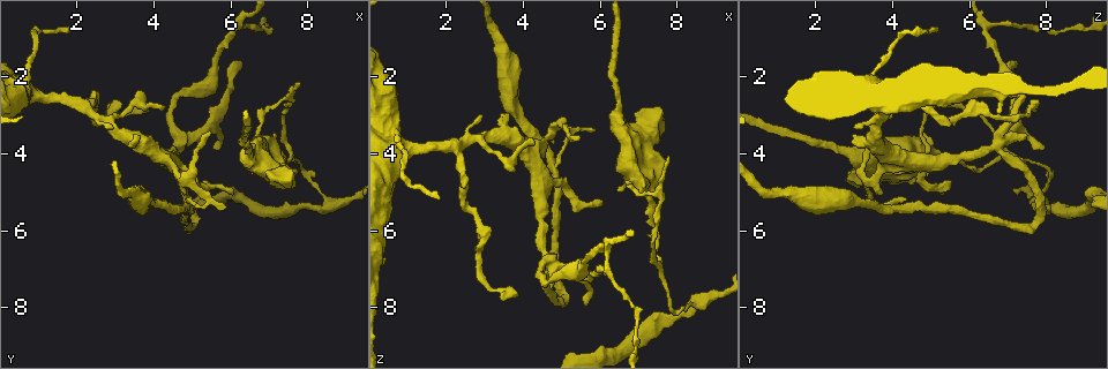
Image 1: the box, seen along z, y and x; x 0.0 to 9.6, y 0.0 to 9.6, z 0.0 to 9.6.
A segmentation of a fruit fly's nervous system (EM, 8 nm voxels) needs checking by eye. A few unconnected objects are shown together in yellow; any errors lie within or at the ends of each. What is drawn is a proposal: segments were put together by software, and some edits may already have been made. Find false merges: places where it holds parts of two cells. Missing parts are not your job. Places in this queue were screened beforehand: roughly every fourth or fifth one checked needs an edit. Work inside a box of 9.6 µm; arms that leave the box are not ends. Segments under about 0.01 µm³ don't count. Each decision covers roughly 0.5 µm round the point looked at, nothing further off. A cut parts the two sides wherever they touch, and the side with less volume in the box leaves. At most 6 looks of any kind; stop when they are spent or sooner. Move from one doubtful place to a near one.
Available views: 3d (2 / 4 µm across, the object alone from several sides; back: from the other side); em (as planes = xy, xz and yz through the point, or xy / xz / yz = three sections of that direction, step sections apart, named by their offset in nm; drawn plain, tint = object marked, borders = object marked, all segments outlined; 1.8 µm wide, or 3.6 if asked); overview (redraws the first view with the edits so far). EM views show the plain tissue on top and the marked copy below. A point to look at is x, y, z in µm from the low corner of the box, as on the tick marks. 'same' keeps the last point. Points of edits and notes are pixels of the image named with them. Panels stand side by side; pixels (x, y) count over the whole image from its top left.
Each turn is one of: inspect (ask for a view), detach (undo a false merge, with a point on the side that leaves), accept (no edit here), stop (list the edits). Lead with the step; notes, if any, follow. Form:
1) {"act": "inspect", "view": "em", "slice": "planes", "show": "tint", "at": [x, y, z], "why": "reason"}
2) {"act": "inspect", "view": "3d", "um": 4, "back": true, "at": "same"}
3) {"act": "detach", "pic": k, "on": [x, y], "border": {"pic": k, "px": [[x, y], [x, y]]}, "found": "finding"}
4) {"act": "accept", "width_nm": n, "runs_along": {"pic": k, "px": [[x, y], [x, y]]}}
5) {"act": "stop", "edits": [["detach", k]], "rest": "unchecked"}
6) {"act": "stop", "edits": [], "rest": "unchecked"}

{"act": "inspect", "view": "3d", "um": 4, "at": [4.65, 3.65, 6.85], "why": "four or more arms meet"}

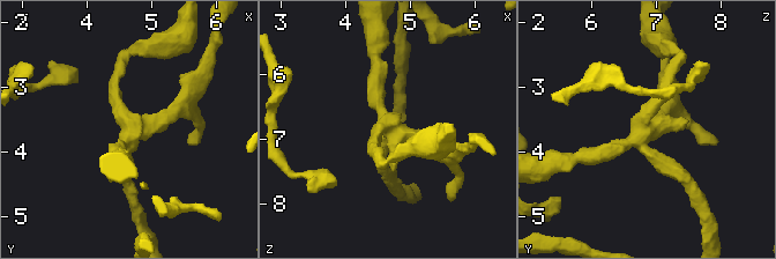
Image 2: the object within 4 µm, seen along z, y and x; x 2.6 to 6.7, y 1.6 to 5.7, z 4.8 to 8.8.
{"act": "inspect", "view": "em", "slice": "yz", "step": 4, "show": "tint", "at": [4.65, 3.65, 6.80]}

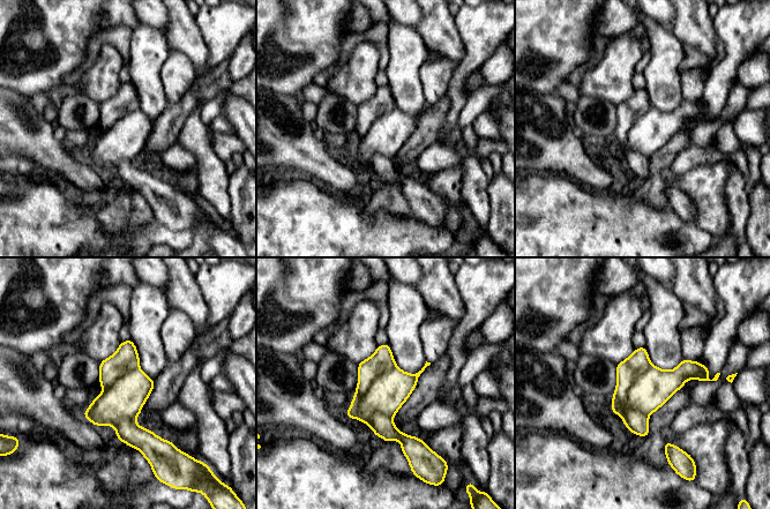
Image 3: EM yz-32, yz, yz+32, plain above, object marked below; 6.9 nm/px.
{"act": "inspect", "view": "em", "slice": "planes", "show": "tint", "at": "same", "why": "cut it another way"}

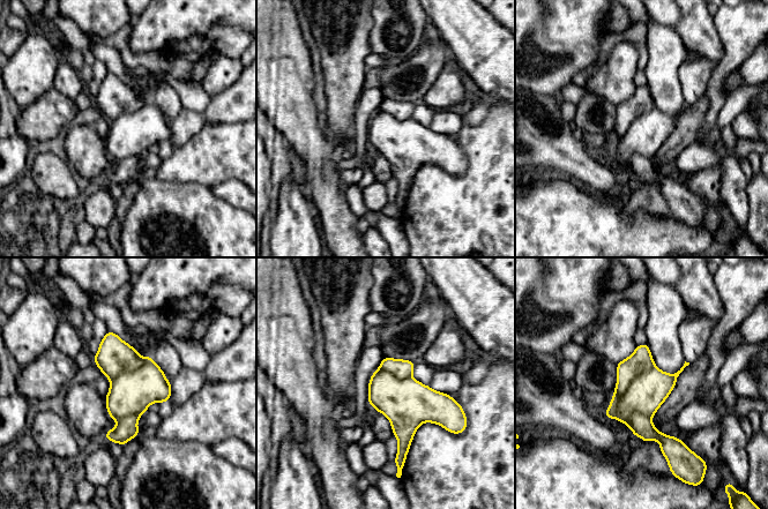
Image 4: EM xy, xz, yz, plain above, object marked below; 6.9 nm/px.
{"act": "detach", "pic": 4, "on": [641, 360], "width_nm": 340, "border": {"pic": 4, "px": [[654, 365], [612, 398]]}, "found": "a second cell is stuck on"}

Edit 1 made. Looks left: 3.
{"act": "inspect", "view": "em", "slice": "xy", "step": 16, "show": "borders", "at": [7.75, 4.25, 7.90], "why": "abrupt turn"}

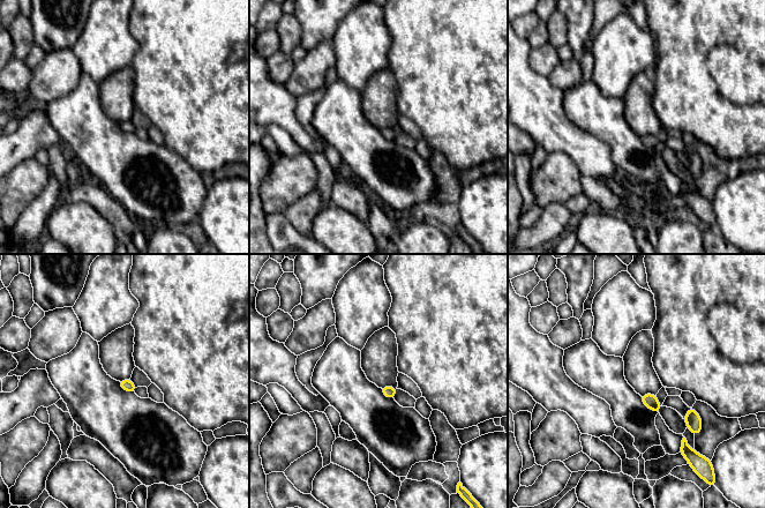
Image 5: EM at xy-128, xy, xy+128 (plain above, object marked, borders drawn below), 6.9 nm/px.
{"act": "accept", "found": "one cell here"}

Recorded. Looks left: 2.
{"act": "inspect", "view": "3d", "um": 4, "at": [4.80, 4.75, 3.45], "why": "arms part here"}

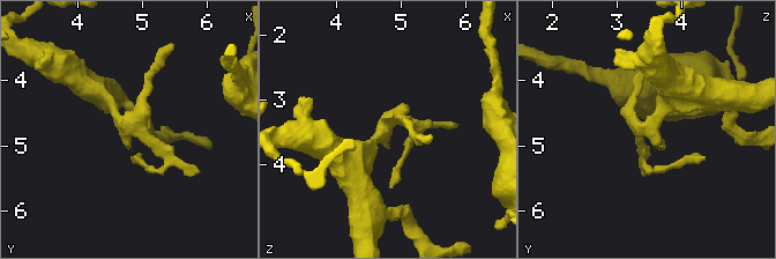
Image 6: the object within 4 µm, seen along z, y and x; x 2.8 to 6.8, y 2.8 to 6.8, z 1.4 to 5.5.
{"act": "inspect", "view": "em", "slice": "planes", "show": "tint", "at": [4.80, 4.70, 3.45], "arms": 3, "why": "shape alone is not enough"}

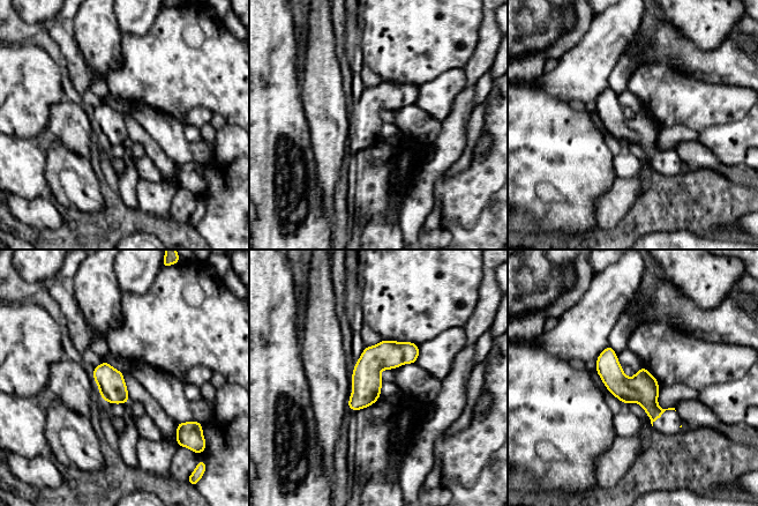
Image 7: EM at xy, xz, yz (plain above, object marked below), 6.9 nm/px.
{"act": "accept", "runs_along": {"pic": 7, "px": [[415, 348], [389, 355], [351, 404]]}, "found": "all the same cell"}

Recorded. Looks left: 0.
{"act": "stop", "edits": [["detach", 4]], "rest": "unchecked"}

